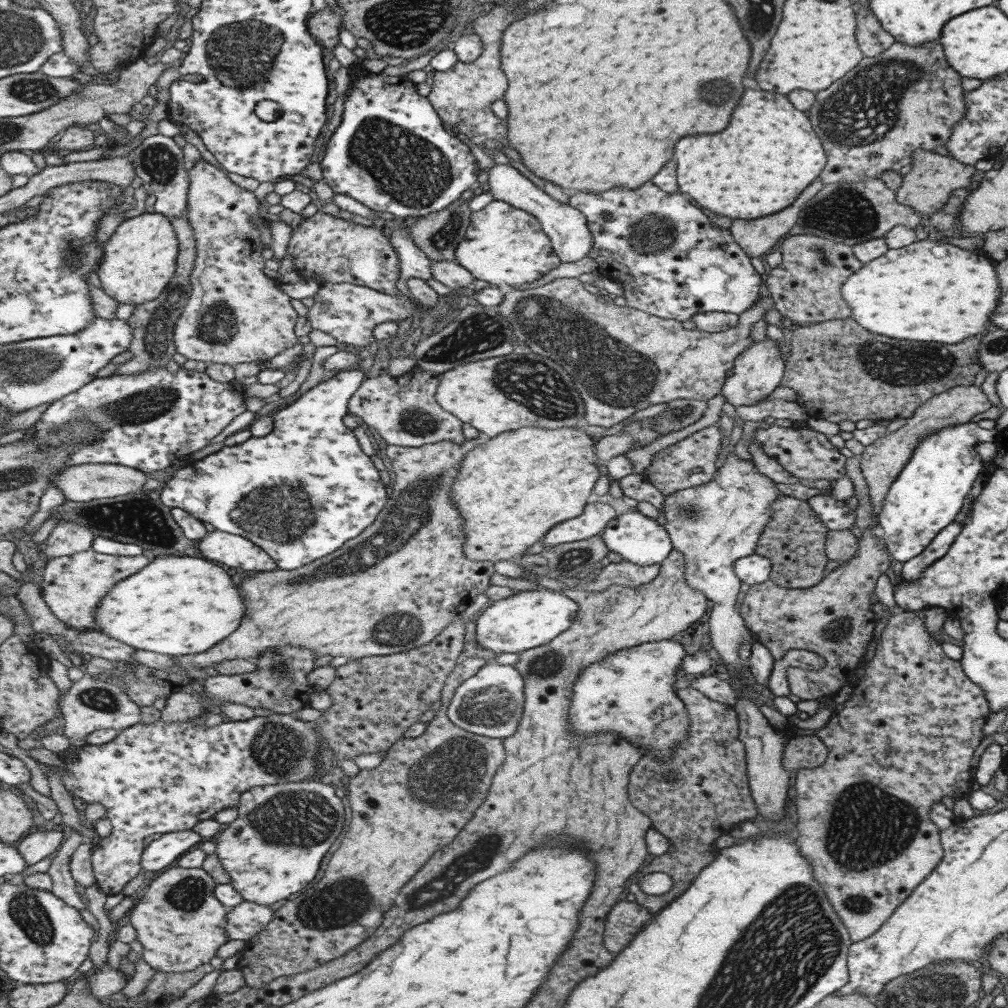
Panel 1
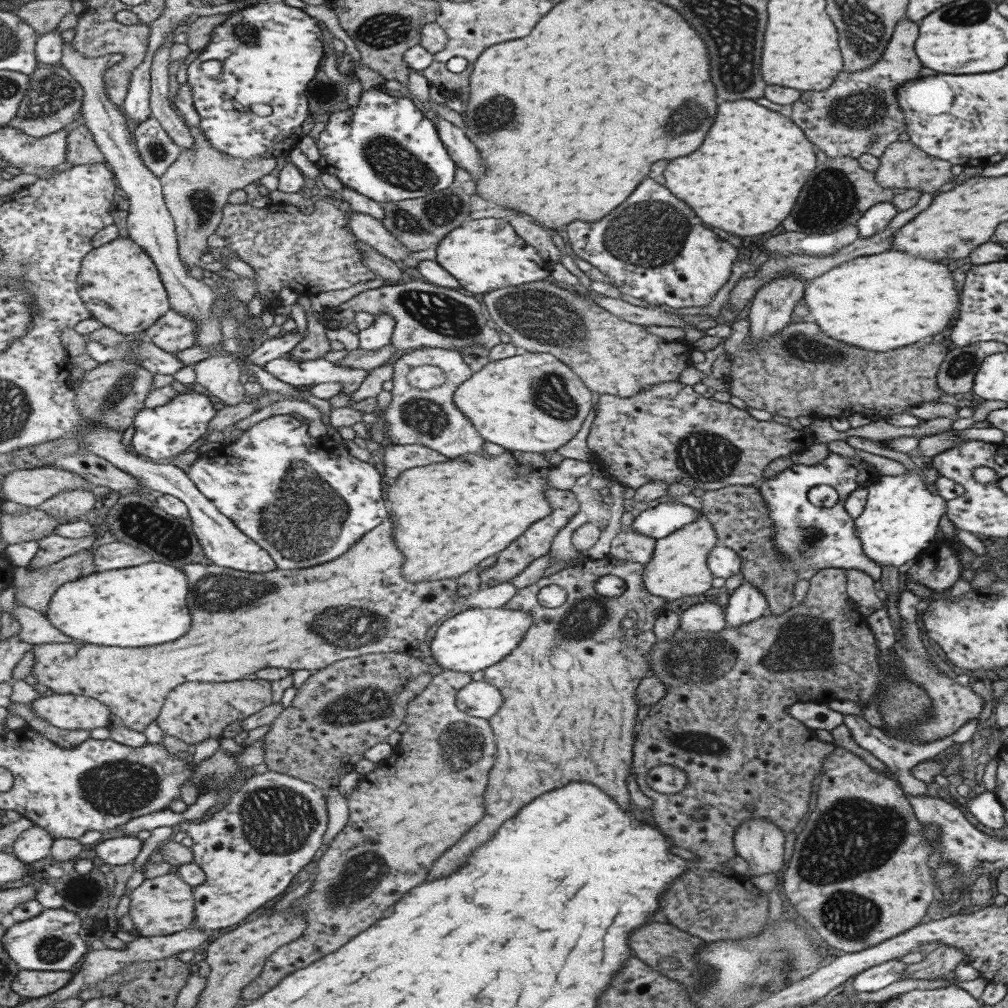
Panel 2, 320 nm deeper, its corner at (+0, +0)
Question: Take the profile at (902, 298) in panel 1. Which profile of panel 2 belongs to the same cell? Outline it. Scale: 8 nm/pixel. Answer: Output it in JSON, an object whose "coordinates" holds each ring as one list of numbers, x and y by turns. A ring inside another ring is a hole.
{"coordinates":[[888,250,854,257,805,282,801,299,811,321,825,336,863,350,883,352,935,336,953,322,951,314,958,298,951,271,937,261]]}

